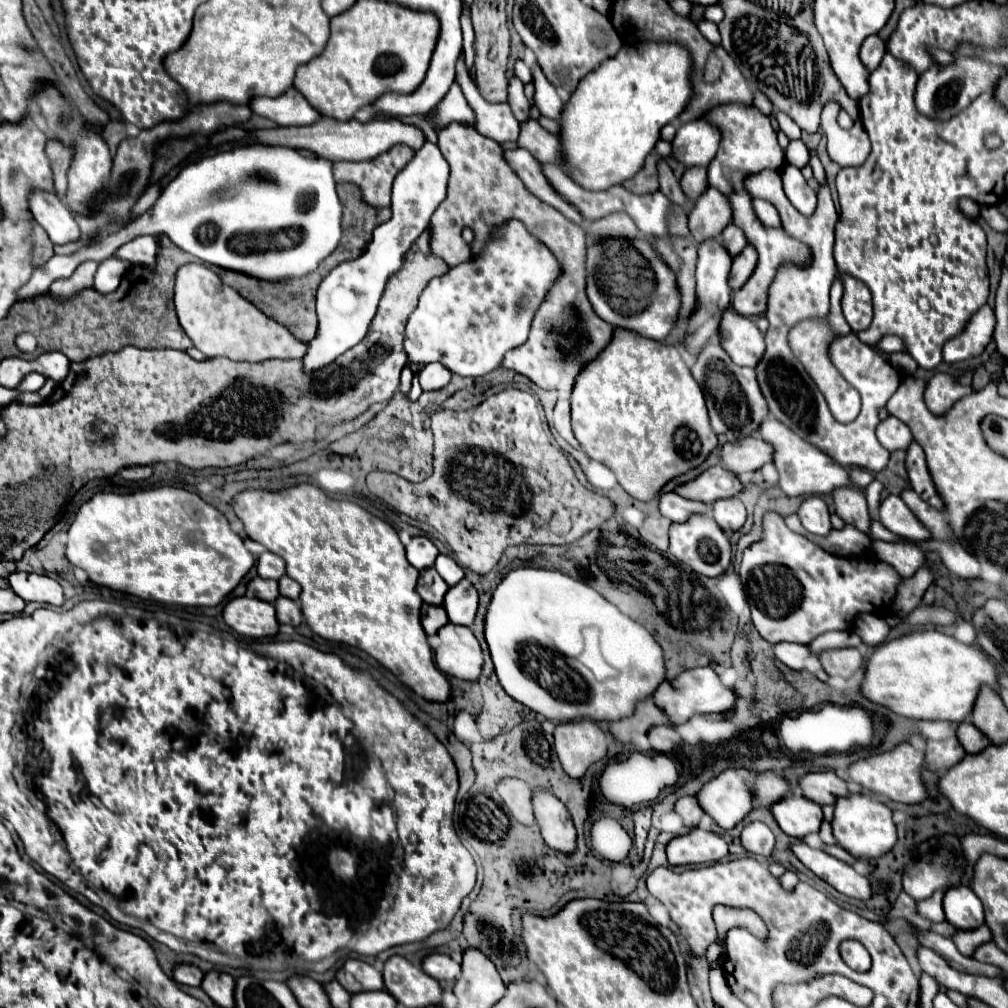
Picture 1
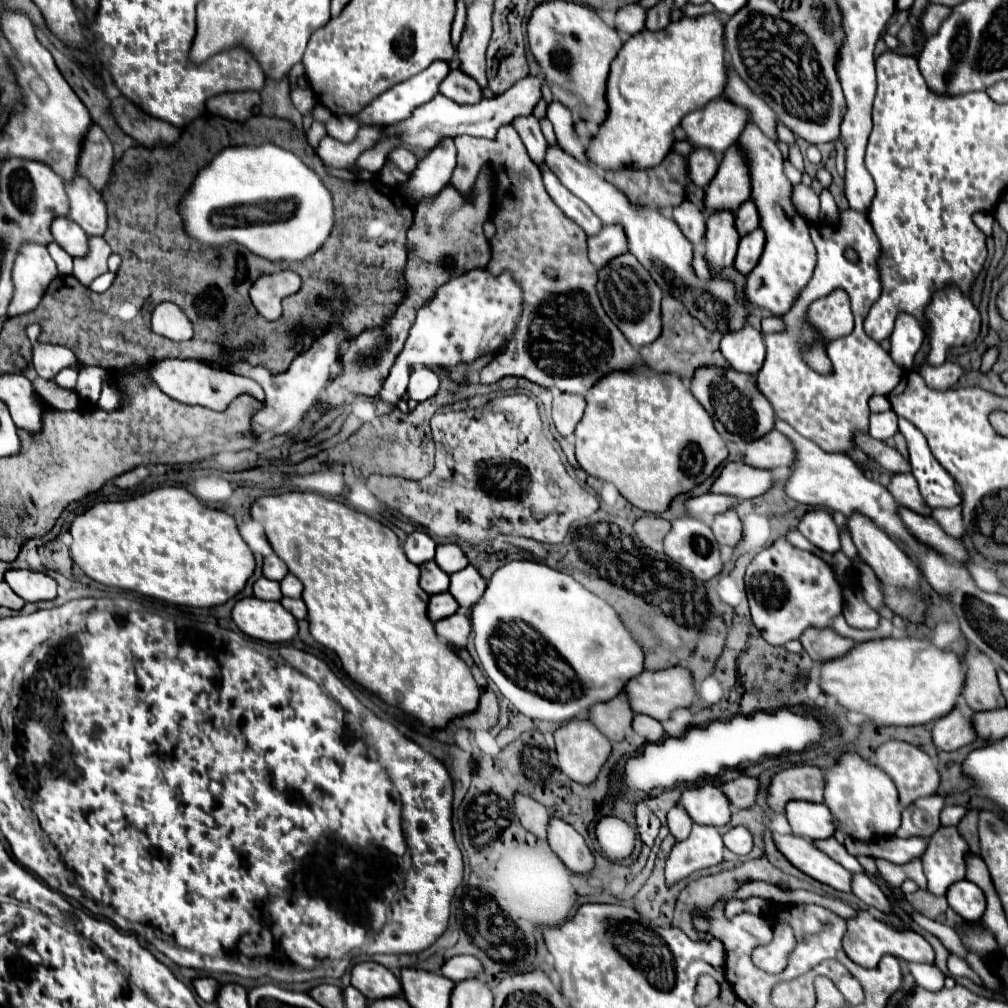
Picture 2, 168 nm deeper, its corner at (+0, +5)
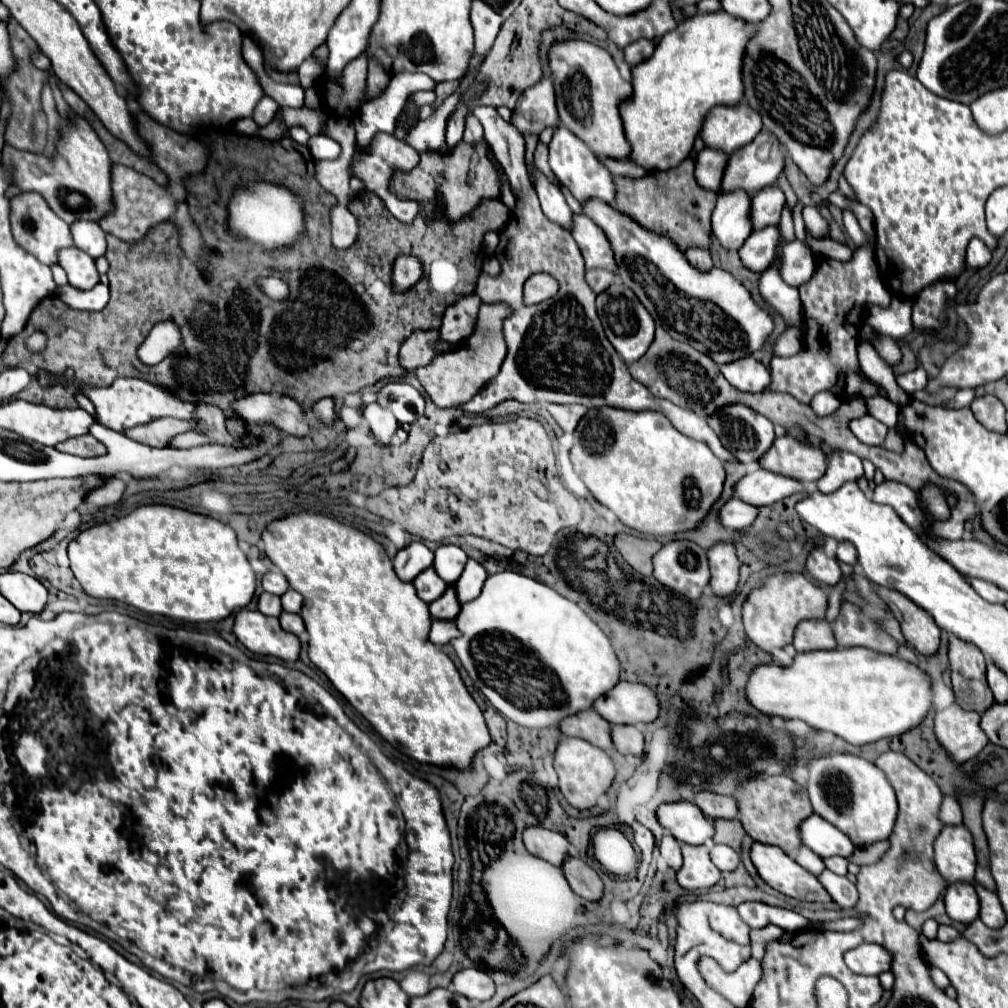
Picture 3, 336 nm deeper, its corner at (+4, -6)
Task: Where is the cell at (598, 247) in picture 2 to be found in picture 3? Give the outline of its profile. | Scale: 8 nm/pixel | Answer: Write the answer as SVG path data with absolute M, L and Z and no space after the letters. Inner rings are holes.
M588 270L586 282L596 294L600 294L600 292L604 292L604 288L608 288L616 282L616 274L612 274L608 270Z

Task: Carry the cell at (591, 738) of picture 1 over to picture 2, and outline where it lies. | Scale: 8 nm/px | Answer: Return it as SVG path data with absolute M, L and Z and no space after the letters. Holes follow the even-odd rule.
M572 719L568 723L564 723L562 727L558 727L554 731L554 739L556 739L556 753L558 753L558 765L560 769L576 783L588 785L596 779L600 767L606 763L608 755L610 755L610 741L596 729L596 725L592 725L592 721L588 719Z

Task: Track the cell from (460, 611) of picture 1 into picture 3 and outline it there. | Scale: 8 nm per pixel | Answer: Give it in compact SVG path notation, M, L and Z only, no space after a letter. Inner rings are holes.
M472 558L466 562L466 568L464 568L462 576L456 580L456 592L458 592L460 604L464 604L468 600L474 600L480 594L486 576L488 574L486 574L486 570L480 562L476 562Z

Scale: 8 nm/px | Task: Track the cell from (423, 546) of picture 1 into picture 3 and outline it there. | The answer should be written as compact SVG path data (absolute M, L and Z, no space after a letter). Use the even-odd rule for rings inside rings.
M412 542L410 546L402 548L392 560L394 572L404 582L412 582L414 576L418 576L422 570L430 568L432 562L434 562L434 552L428 550L422 542Z

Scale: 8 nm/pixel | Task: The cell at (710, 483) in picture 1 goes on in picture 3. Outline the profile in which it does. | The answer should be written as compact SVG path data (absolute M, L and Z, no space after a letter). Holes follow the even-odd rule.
M758 468L744 476L736 486L736 496L754 506L768 506L782 498L788 498L796 492L802 492L802 484L788 476L778 476Z

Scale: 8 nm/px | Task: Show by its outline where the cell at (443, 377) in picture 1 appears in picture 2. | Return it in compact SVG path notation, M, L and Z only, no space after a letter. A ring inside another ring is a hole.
M420 367L420 369L412 371L410 383L408 383L408 397L410 399L420 403L420 401L436 395L438 389L440 389L440 377L430 367Z

